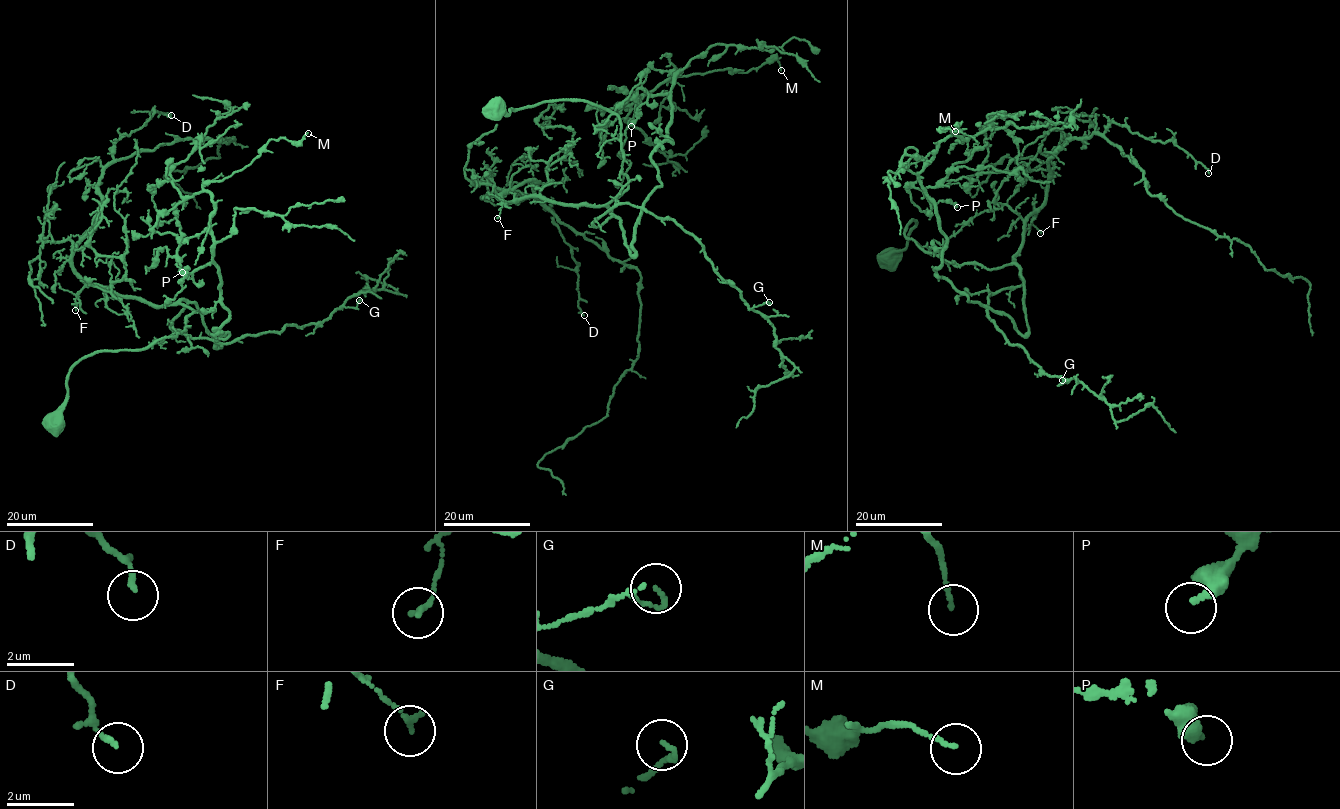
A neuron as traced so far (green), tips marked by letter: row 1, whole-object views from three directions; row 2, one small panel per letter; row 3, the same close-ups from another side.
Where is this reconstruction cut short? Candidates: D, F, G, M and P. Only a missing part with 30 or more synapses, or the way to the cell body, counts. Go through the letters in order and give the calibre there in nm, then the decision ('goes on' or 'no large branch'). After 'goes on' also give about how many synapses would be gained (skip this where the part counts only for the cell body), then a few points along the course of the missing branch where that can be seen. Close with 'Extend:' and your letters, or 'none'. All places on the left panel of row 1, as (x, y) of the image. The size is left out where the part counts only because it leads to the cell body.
D: calibre 130 nm; no large branch
F: calibre 160 nm; no large branch
G: calibre 120 nm; no large branch
M: calibre 120 nm; no large branch
P: calibre 320 nm; no large branch
Extend: none

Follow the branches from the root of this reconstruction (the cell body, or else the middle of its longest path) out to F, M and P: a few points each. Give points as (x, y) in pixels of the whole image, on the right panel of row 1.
F: (888, 254), (906, 247), (912, 220), (905, 238), (956, 265), (1013, 263), (1034, 211), (1040, 233)
M: (888, 254), (912, 220), (920, 249), (1023, 284), (987, 306), (937, 276), (918, 172), (955, 131)
P: (888, 254), (912, 220), (920, 249), (1017, 264), (1023, 284), (987, 306), (937, 276), (928, 196), (957, 207)

